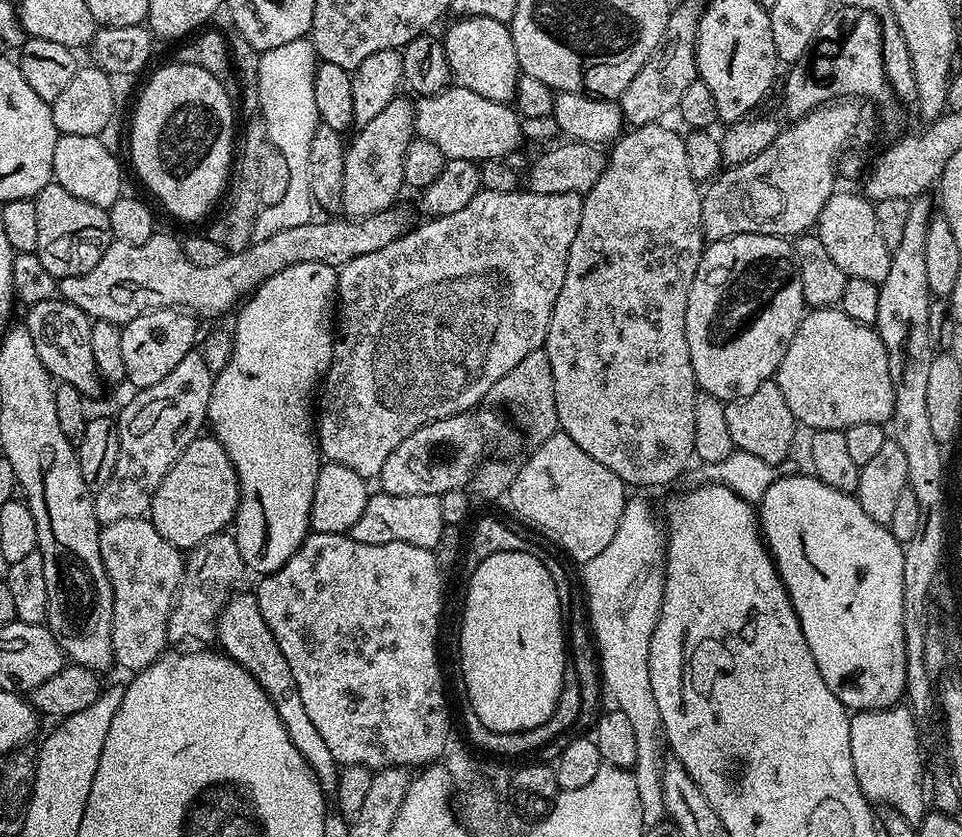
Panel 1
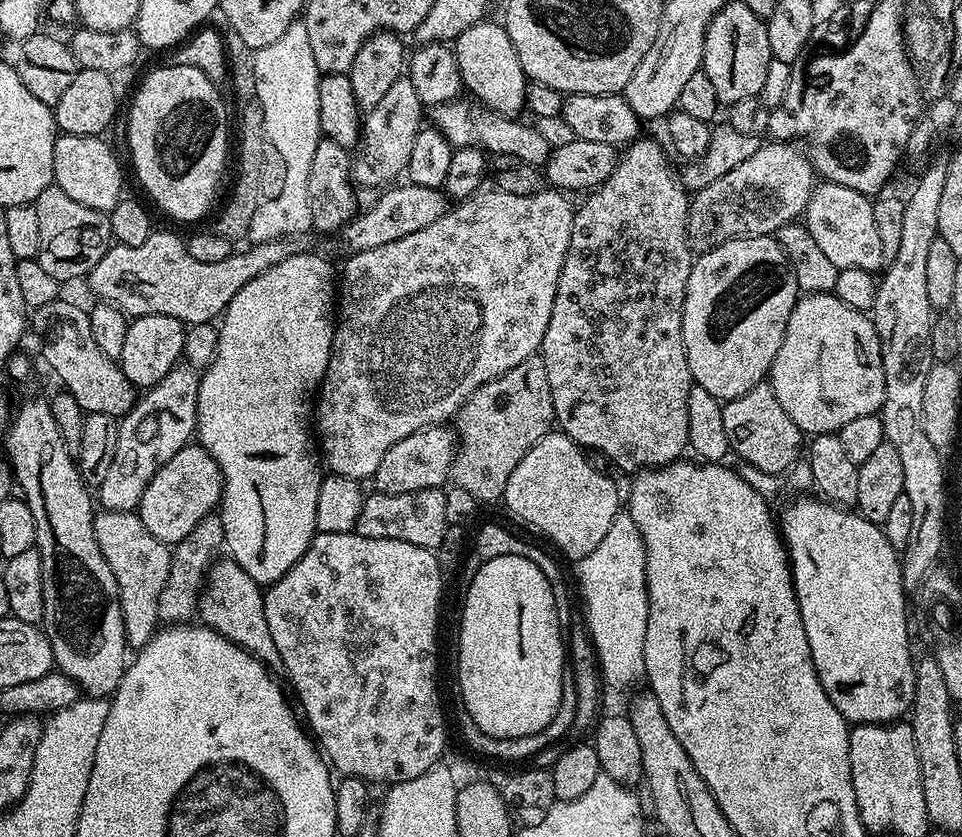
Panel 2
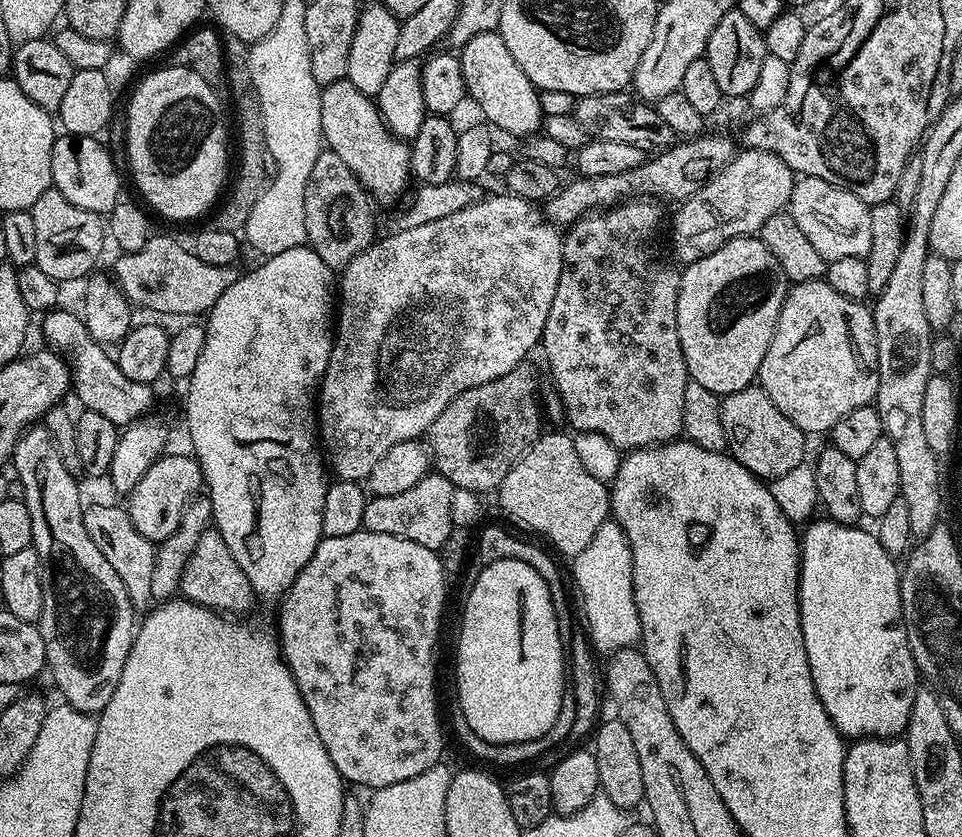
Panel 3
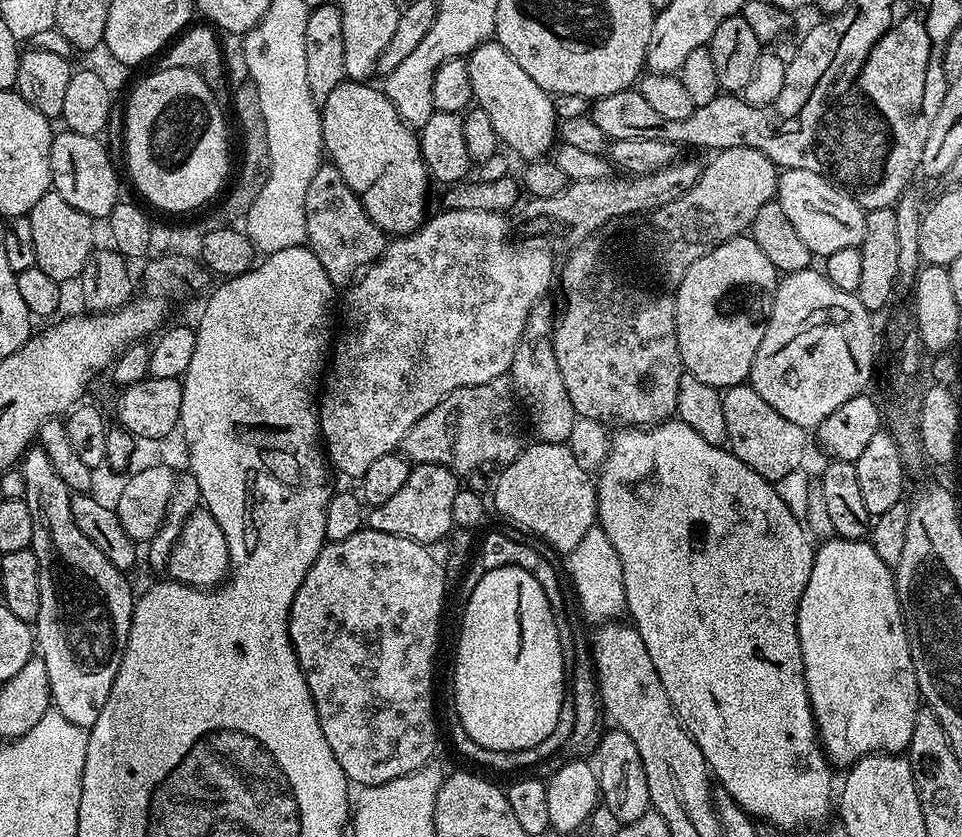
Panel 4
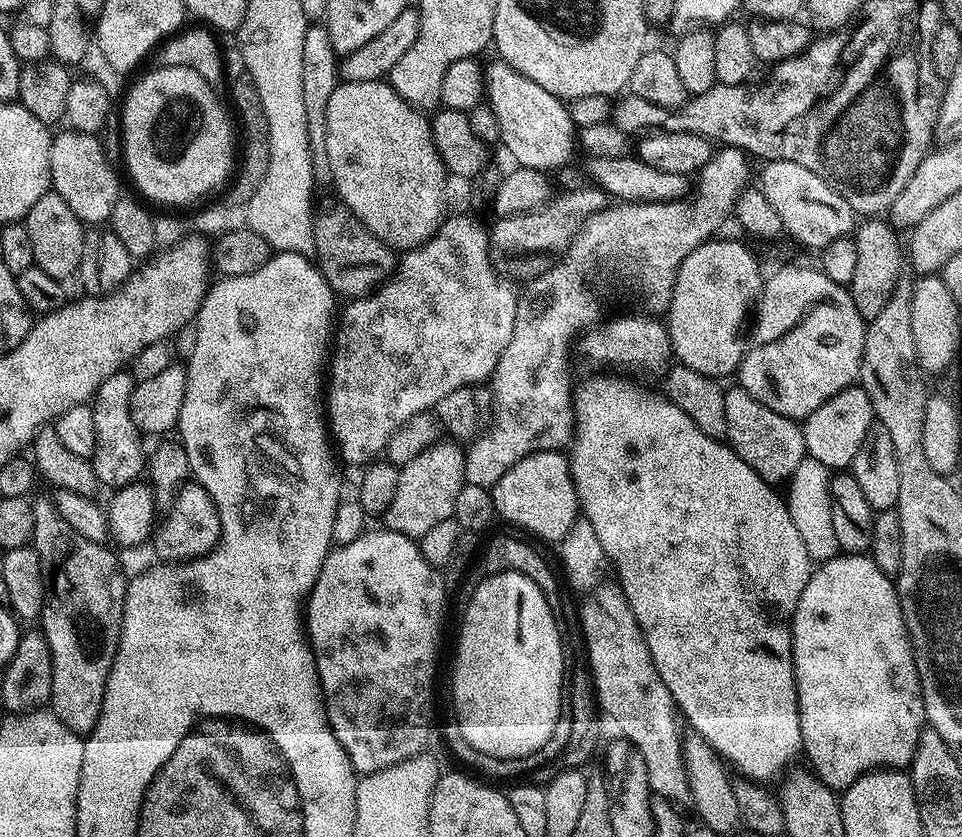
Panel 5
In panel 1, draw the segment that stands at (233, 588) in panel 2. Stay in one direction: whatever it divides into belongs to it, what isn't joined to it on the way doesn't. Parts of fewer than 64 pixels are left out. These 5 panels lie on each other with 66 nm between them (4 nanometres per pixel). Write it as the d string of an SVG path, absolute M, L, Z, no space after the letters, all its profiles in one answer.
M240 590L229 596L224 603L224 609L220 611L220 617L216 620L216 637L218 644L221 644L219 647L223 655L229 656L236 664L243 666L258 682L258 686L266 690L270 702L278 710L278 716L282 718L282 726L286 726L286 732L290 734L290 740L294 742L294 746L298 746L298 752L312 767L320 789L326 794L335 793L340 768L334 754L330 754L326 741L318 735L306 706L302 706L302 698L298 694L298 682L294 682L294 674L286 662L286 654L278 650L278 642L274 642L274 634L270 634L270 626L266 626L266 618L262 618L262 610L258 610L258 602L251 591Z

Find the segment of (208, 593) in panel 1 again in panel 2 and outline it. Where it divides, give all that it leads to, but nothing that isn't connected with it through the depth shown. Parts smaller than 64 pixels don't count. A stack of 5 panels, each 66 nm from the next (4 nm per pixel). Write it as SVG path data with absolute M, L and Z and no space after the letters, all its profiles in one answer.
M216 514L202 518L202 522L198 522L198 526L190 534L186 534L186 538L182 538L182 542L175 544L172 548L170 578L166 578L166 586L158 598L158 614L165 625L171 626L193 619L204 581L217 559L216 551L224 547L224 527Z

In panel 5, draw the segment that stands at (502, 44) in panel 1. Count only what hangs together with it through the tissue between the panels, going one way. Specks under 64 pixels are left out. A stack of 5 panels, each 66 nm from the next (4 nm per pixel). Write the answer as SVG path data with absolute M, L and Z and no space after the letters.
M503 62L484 68L484 91L486 103L492 108L497 120L499 143L516 159L522 168L533 168L539 172L551 173L551 168L560 168L578 148L578 129L573 124L565 101L542 90L538 82L530 82Z

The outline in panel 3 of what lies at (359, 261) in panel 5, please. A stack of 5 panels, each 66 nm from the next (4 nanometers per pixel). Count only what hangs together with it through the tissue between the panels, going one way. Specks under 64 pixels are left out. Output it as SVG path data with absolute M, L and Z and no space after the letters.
M327 150L320 151L318 159L314 161L314 166L310 170L310 182L306 182L304 205L306 206L307 247L314 249L318 258L322 258L322 262L326 262L326 266L330 269L344 269L355 256L362 254L377 239L376 216L372 213L374 201L364 191L362 182L358 182L354 170L350 170L350 166L346 166L346 162L338 158L338 154Z

